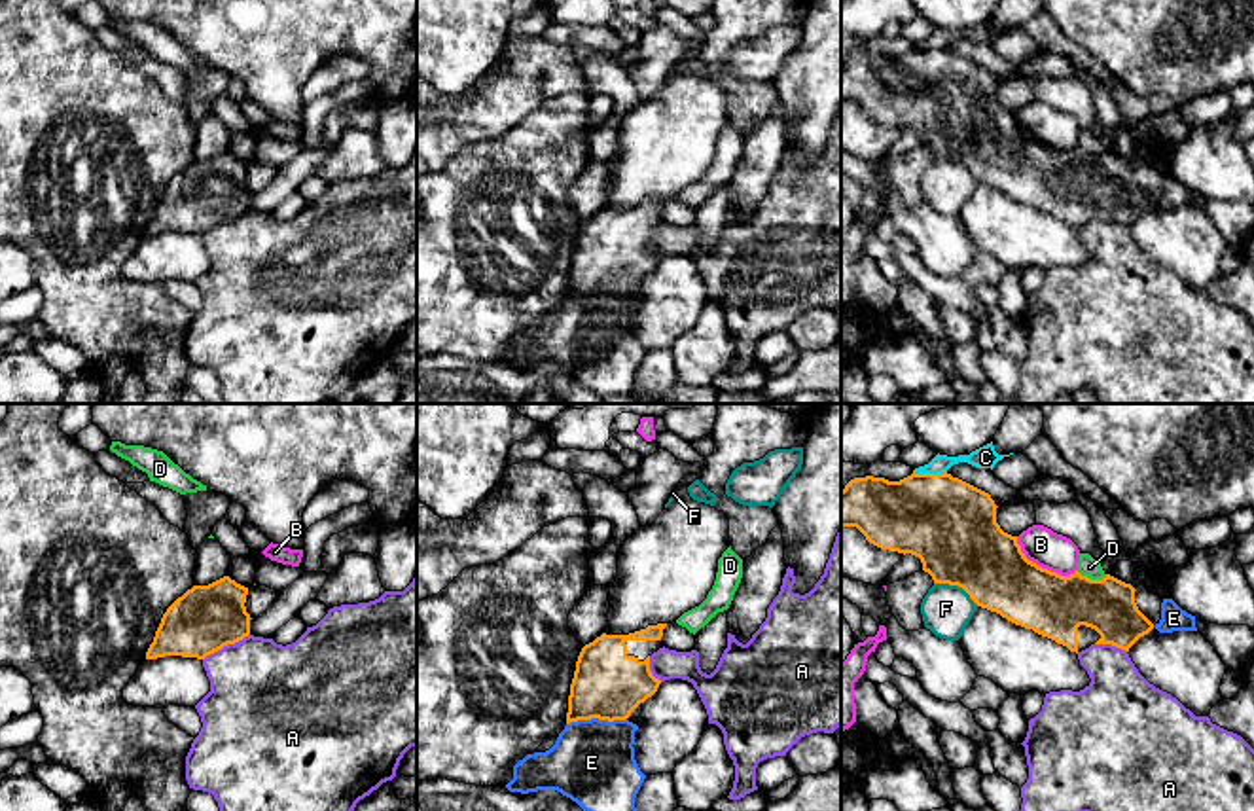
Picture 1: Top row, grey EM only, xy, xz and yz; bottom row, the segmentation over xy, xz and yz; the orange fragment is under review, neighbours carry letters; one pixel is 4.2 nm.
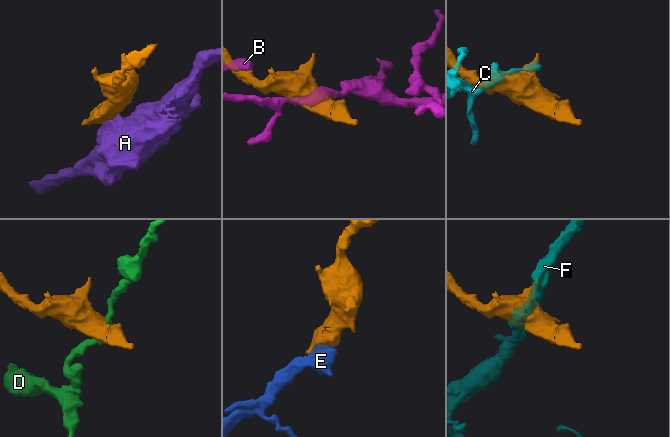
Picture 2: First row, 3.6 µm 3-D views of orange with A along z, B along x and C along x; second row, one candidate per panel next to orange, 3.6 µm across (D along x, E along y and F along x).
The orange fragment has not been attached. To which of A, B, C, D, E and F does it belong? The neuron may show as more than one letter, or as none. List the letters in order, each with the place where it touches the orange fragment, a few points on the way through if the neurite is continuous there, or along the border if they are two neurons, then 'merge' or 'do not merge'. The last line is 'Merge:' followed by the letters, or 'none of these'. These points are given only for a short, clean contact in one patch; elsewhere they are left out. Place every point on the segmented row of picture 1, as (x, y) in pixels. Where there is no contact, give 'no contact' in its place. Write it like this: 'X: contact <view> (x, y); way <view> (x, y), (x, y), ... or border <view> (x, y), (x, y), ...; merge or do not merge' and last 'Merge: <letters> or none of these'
A: contact xy (226, 645); border xy (249, 633), (203, 660); do not merge
B: contact yz (1040, 567); do not merge
C: contact yz (931, 474); do not merge
D: contact yz (1090, 578); border yz (1076, 571), (1092, 578), (1107, 575); do not merge
E: contact xz (595, 717); way xz (609, 684), (595, 717), (591, 762); merge
F: contact yz (957, 584); border yz (934, 582), (959, 586), (978, 605); do not merge
Merge: E

